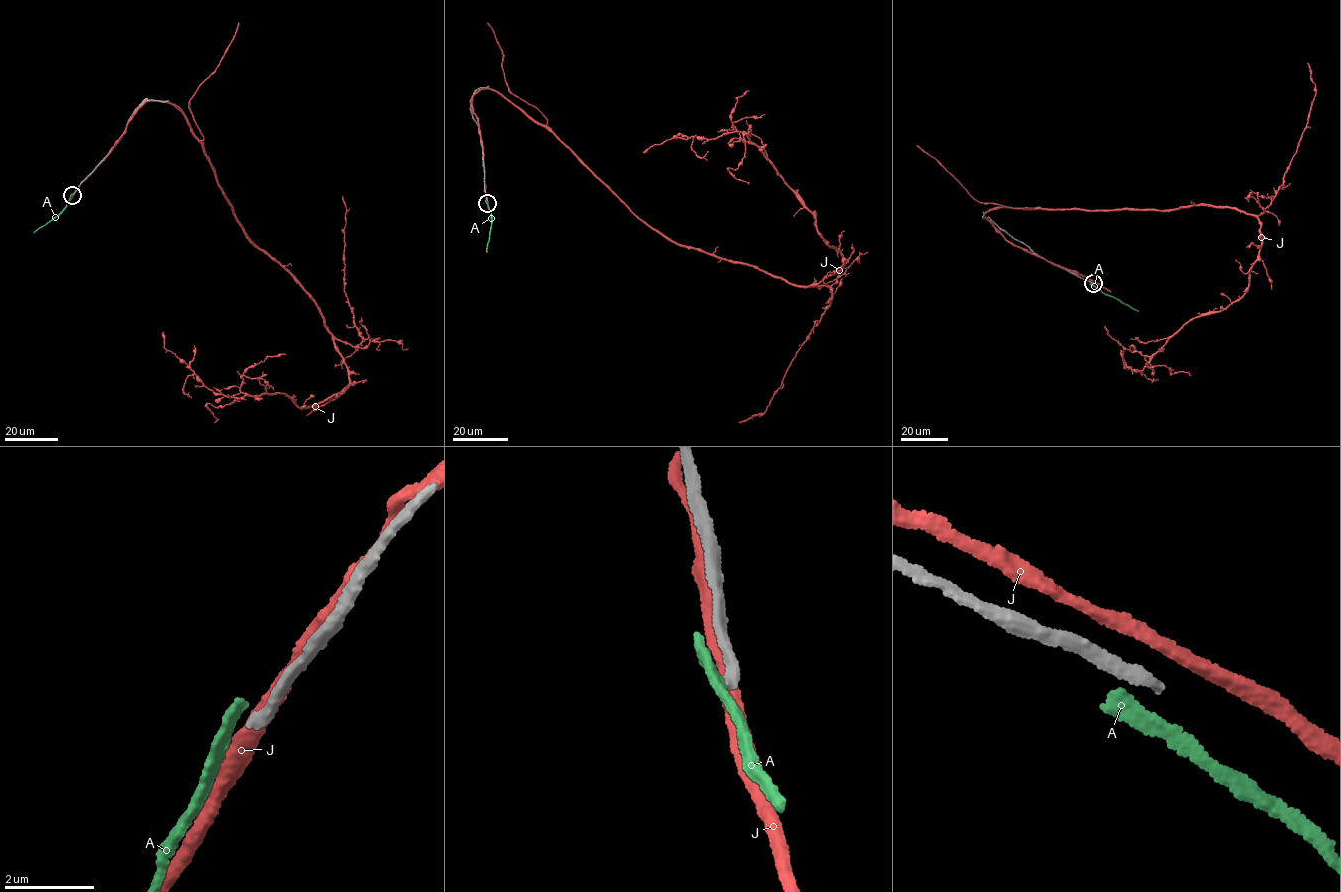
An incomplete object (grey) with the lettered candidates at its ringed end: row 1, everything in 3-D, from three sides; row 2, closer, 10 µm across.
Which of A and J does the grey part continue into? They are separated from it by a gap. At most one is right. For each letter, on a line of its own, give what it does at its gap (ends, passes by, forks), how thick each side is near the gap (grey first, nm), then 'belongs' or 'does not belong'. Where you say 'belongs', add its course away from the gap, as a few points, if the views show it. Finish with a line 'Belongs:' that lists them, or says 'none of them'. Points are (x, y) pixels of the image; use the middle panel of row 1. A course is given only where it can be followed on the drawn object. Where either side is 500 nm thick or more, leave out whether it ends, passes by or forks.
A: it ends; calibres 260 and 400 nm; does not belong
J: it passes by; calibres 260 and 340 nm; does not belong
Belongs: none of them

